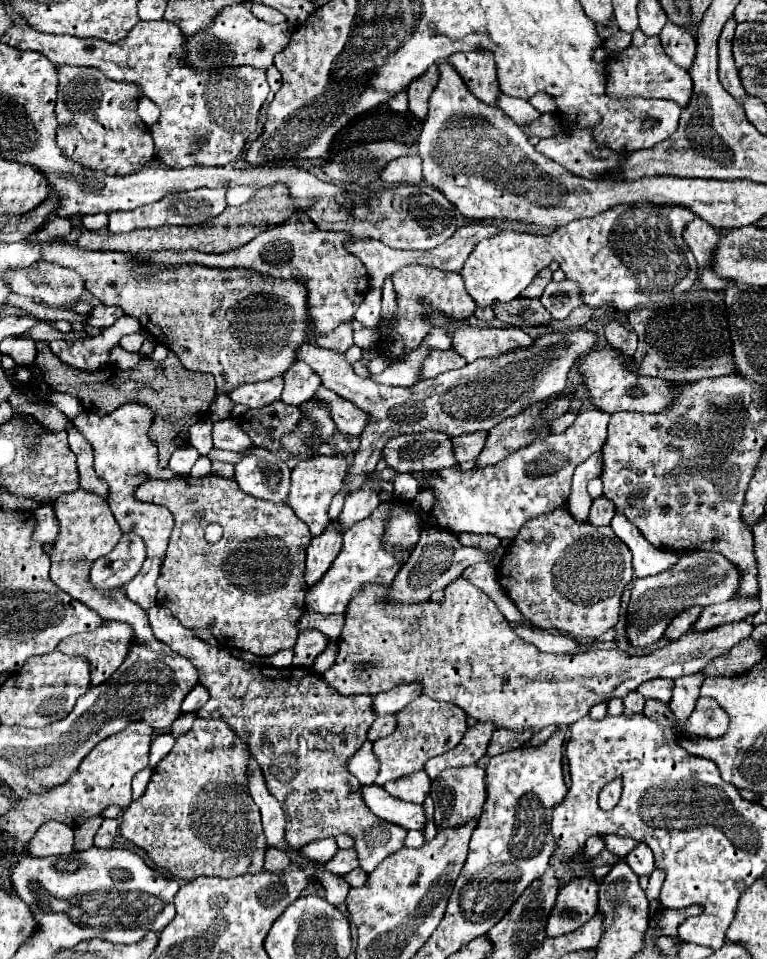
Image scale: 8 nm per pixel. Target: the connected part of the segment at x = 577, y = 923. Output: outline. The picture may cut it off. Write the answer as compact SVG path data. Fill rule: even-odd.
M573 878L559 888L557 902L547 918L547 936L557 938L581 928L597 914L597 882Z

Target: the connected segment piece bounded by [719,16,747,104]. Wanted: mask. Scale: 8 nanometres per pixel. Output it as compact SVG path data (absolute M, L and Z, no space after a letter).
M731 16L725 26L723 32L719 36L719 80L723 84L723 88L739 102L743 104L743 100L747 100L747 92L741 86L739 80L739 72L735 66L735 58L733 58L733 32L735 32L735 18Z

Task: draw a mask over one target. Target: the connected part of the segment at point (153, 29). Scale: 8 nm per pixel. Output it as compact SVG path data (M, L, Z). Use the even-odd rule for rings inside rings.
M139 20L131 32L119 42L103 42L99 38L75 38L75 36L53 36L37 32L35 28L19 28L13 26L7 36L3 36L5 44L21 48L21 50L37 50L45 54L53 64L71 64L71 66L95 66L105 72L111 80L125 80L133 84L141 84L143 94L153 100L161 108L161 118L153 124L151 136L155 142L155 158L169 168L187 168L187 166L227 166L235 162L239 154L245 150L247 140L257 128L257 116L263 102L269 96L267 72L251 66L225 66L225 68L193 68L187 64L187 48L185 36L181 30L169 20L145 22Z

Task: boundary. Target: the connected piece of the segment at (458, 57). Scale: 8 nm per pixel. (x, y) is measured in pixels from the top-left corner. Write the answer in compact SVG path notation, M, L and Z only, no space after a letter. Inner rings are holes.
M473 50L473 52L459 52L451 54L447 62L459 72L459 76L465 80L467 88L479 98L485 100L491 106L495 104L495 92L499 92L497 86L497 74L495 74L495 60L493 52L489 50Z

